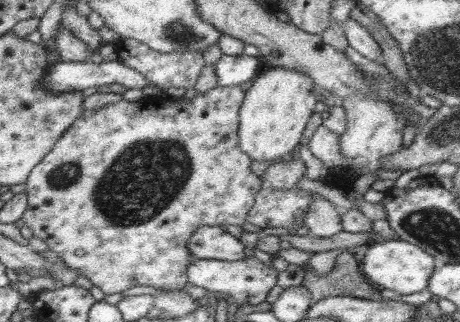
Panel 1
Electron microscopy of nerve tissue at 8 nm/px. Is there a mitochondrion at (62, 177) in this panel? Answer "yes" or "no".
yes

